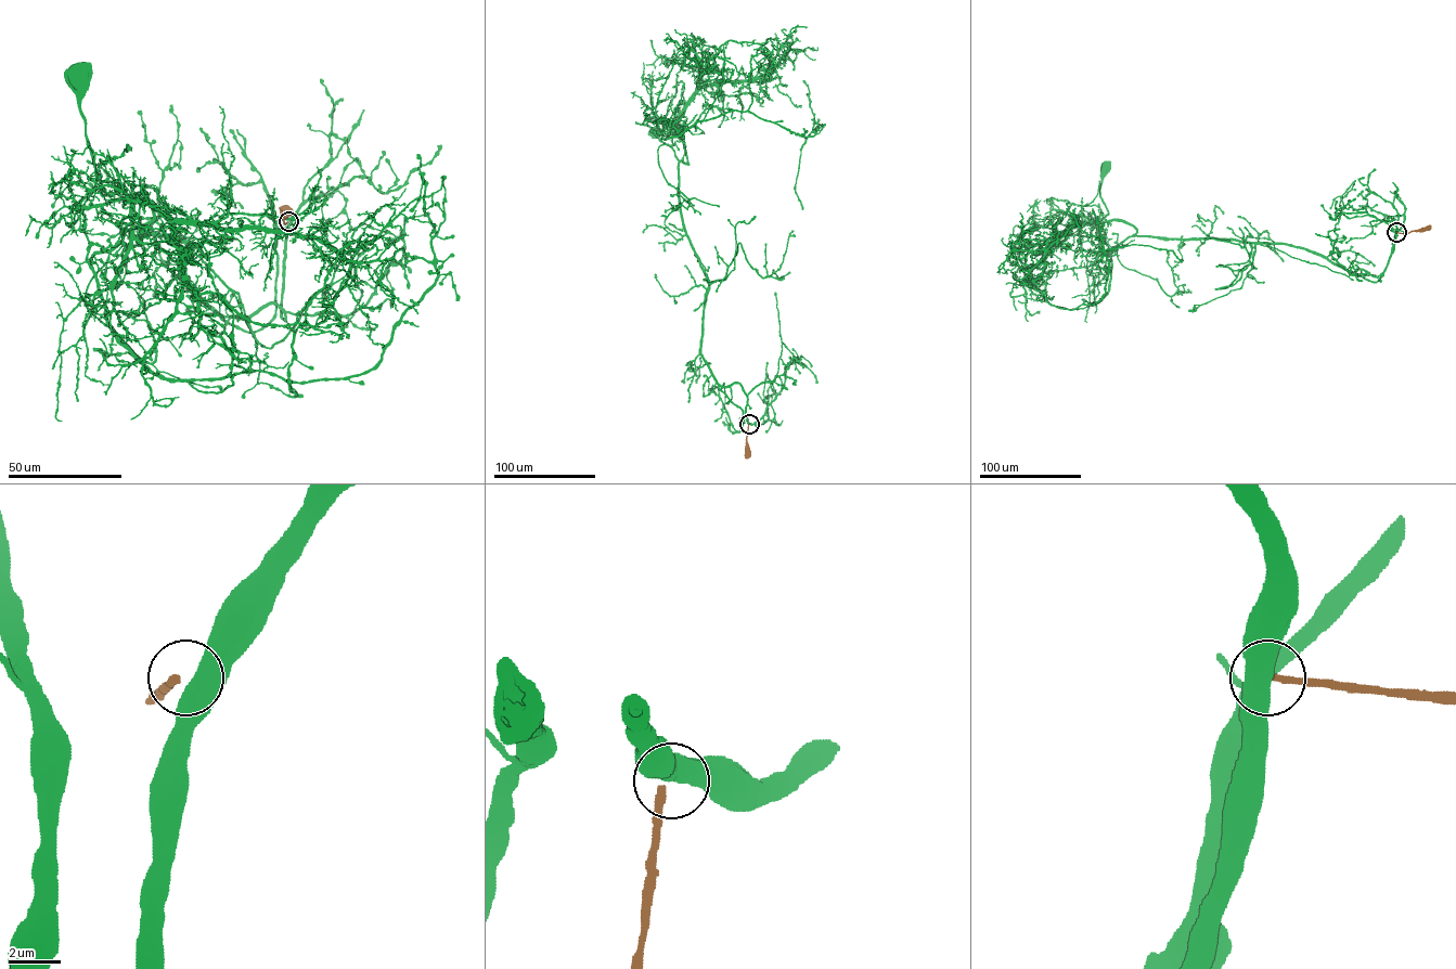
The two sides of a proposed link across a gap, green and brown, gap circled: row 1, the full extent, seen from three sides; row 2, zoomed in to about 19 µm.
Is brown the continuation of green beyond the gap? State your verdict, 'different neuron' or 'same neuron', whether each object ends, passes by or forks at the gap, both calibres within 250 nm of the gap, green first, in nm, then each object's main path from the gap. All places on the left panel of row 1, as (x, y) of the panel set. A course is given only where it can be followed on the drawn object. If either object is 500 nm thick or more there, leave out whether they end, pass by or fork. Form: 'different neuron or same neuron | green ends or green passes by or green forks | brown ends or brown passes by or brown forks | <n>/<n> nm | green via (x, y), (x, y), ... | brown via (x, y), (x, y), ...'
different neuron | 750/260 nm | green via (288, 222), (284, 319), (222, 317), (181, 279), (197, 245), (132, 233), (152, 205), (99, 179), (76, 76) | brown via (287, 221), (284, 222), (286, 208)

